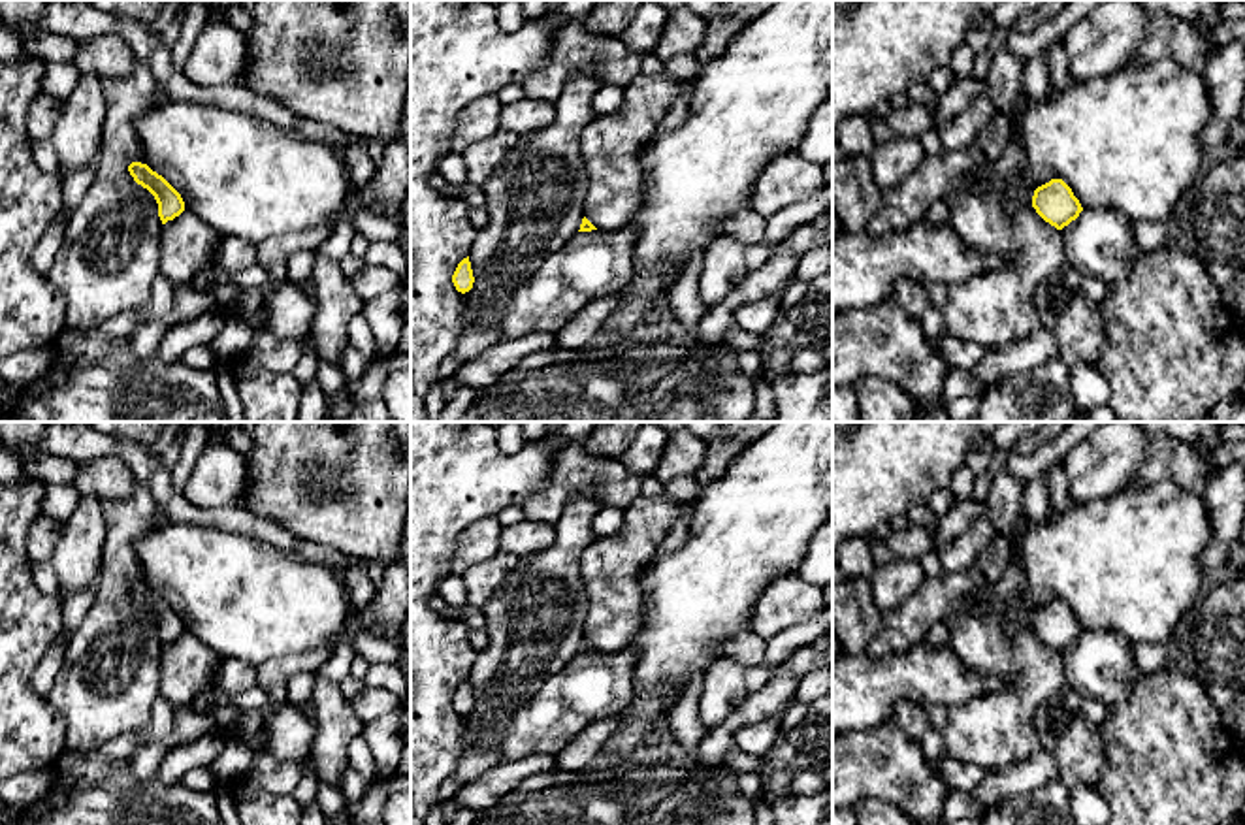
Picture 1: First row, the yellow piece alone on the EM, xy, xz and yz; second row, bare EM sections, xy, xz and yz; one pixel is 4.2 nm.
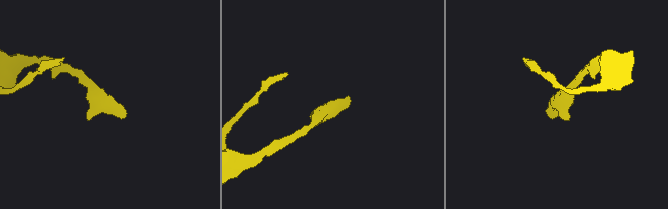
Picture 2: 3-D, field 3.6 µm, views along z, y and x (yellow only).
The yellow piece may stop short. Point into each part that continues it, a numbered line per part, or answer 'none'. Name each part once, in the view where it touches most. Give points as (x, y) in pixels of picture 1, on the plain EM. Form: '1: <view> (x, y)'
none

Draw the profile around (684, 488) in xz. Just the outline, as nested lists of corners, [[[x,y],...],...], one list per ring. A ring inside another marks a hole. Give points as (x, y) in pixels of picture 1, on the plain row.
[[[678,477],[663,484],[665,493],[680,501],[695,501],[699,495],[699,486],[693,477]]]

